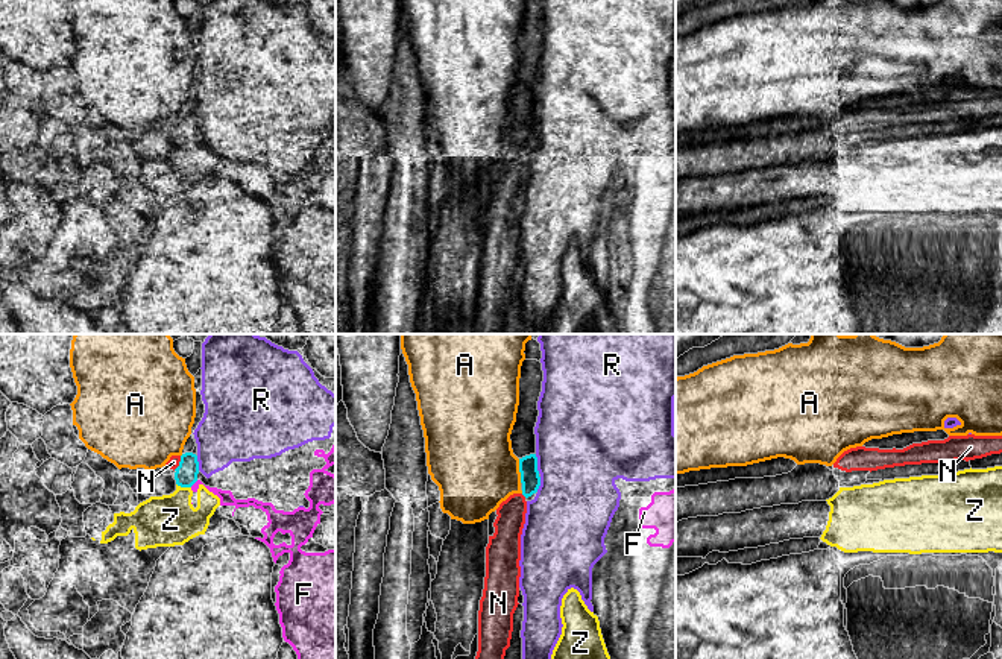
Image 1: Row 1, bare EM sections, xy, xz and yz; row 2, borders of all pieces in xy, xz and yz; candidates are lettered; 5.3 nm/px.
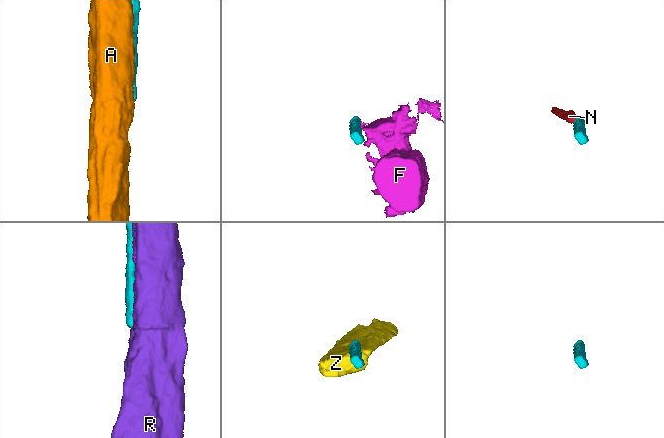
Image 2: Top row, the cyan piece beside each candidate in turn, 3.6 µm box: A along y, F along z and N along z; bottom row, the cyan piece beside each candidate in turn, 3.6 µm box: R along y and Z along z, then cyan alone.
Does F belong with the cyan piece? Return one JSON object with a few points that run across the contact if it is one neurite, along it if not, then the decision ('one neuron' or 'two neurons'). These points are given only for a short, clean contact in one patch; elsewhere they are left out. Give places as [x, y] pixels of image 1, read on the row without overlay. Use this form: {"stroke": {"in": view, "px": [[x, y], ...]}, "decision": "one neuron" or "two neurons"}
{"decision": "two neurons"}

